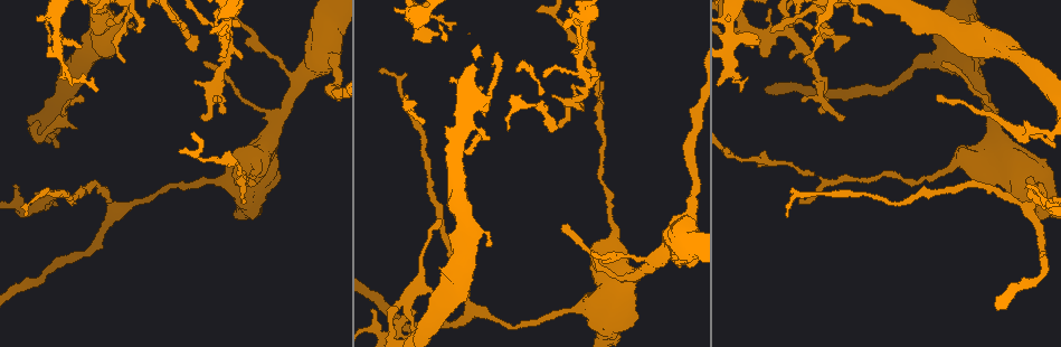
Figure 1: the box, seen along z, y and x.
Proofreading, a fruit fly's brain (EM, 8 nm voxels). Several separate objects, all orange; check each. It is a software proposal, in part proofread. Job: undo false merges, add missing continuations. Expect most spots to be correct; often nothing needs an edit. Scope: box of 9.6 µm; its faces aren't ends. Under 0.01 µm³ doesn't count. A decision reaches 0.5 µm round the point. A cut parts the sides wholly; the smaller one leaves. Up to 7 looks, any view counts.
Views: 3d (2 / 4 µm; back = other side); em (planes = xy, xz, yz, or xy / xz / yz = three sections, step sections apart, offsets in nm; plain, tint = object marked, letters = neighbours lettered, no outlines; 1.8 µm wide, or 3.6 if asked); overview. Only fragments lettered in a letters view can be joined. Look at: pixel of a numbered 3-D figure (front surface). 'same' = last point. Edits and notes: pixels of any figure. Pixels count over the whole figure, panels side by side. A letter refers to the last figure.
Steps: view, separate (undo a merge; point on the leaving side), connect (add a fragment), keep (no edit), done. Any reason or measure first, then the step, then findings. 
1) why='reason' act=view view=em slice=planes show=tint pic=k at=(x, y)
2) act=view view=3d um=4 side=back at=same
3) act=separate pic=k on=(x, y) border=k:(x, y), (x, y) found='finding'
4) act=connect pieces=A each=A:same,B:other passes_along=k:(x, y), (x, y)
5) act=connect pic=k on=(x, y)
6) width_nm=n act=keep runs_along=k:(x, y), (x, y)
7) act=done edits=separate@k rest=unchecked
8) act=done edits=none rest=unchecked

why='free end' act=view view=3d um=4 pic=1 at=(790, 57)

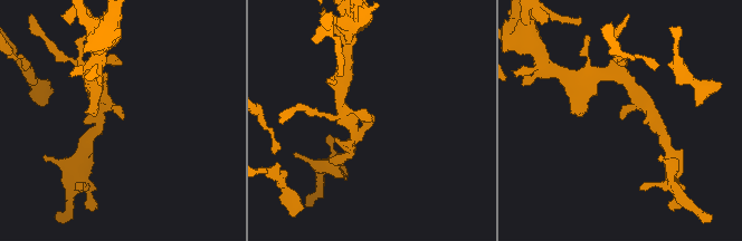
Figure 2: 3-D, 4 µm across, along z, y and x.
arm_widths_nm=220,220 act=view view=em slice=planes show=letters pic=2 at=(372, 115)

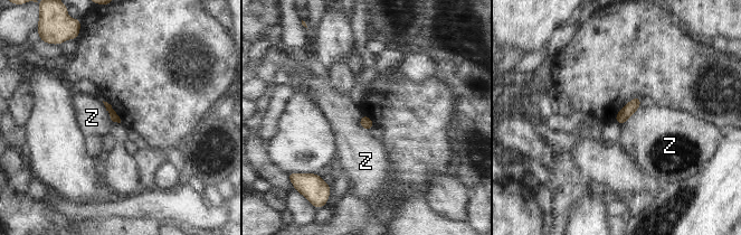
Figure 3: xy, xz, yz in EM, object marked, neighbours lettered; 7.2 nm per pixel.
act=keep each=Z:other border=3:(361, 115), (359, 124), (369, 131) found='none of them fits'

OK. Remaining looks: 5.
why='calibre changes' act=view view=3d um=4 pic=1 at=(53, 24)

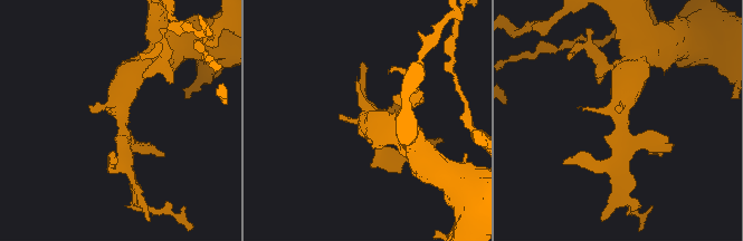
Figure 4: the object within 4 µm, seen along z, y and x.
act=view view=em slice=planes show=letters pic=4 at=(621, 120)

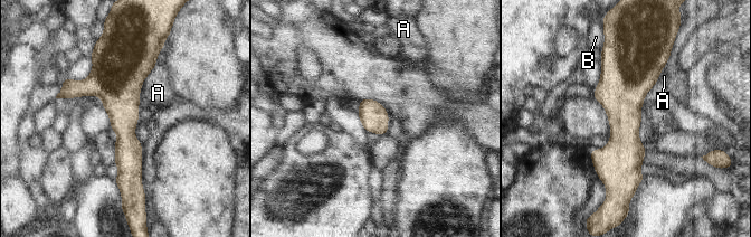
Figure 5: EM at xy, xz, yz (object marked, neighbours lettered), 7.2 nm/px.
act=keep each=A:other,B:other runs_along=5:(120, 51), (120, 95), (131, 186) found='continuous, no second neuron'

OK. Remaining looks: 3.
why='free end' act=view view=3d um=2 pic=1 at=(413, 309)

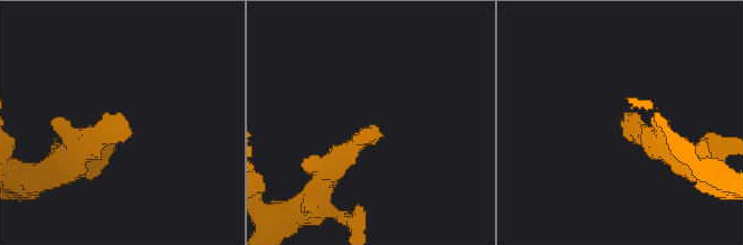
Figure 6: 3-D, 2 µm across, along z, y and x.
act=view view=em um=3.6 slice=xz step=16 show=tint pic=6 at=(620, 122)

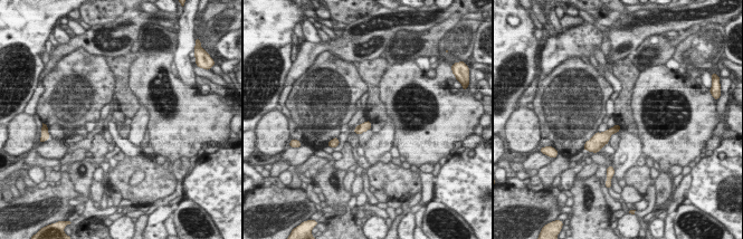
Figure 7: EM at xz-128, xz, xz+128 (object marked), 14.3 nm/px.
why='another direction' act=view view=em um=3.6 slice=planes show=letters at=same

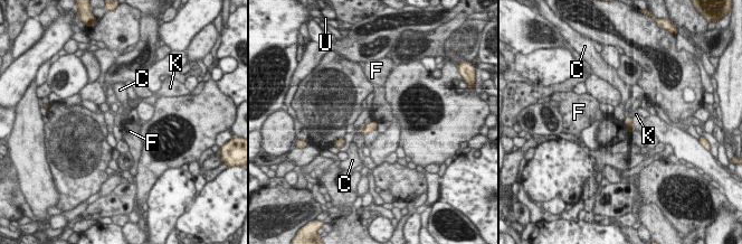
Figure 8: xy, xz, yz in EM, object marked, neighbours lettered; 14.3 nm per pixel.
act=keep each=C:other,F:other,K:other,U:other border=8:(622, 122), (630, 132) found='no lettered fragment goes on from it'

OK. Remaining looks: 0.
act=done edits=none rest=unchecked

